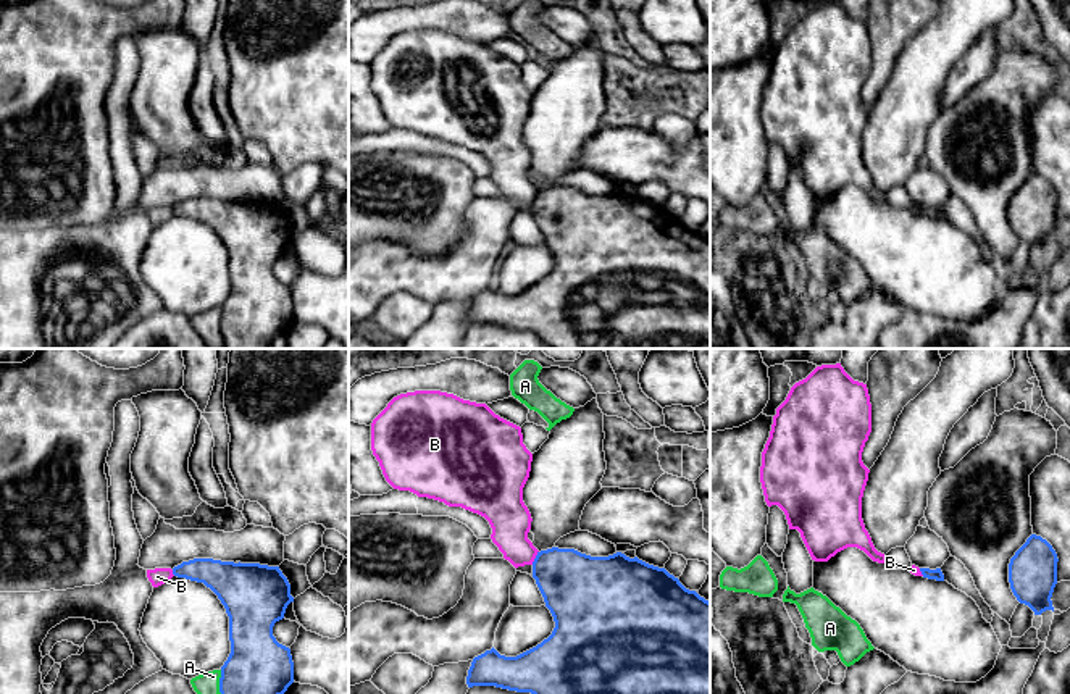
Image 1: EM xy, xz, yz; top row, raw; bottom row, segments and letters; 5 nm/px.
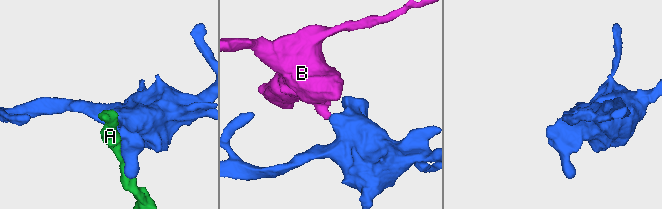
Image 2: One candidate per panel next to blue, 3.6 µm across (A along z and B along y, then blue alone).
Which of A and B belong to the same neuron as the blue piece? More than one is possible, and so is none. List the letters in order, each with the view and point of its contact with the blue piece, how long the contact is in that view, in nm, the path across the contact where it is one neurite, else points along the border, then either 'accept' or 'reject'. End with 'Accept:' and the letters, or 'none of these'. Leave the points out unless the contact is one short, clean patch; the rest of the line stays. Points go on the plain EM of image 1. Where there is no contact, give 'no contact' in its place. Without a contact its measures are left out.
A: contact xy (220, 328); length 200 nm; reject
B: contact xz (536, 196); length 80 nm; border xz (538, 189), (531, 202); reject
Accept: none of these

